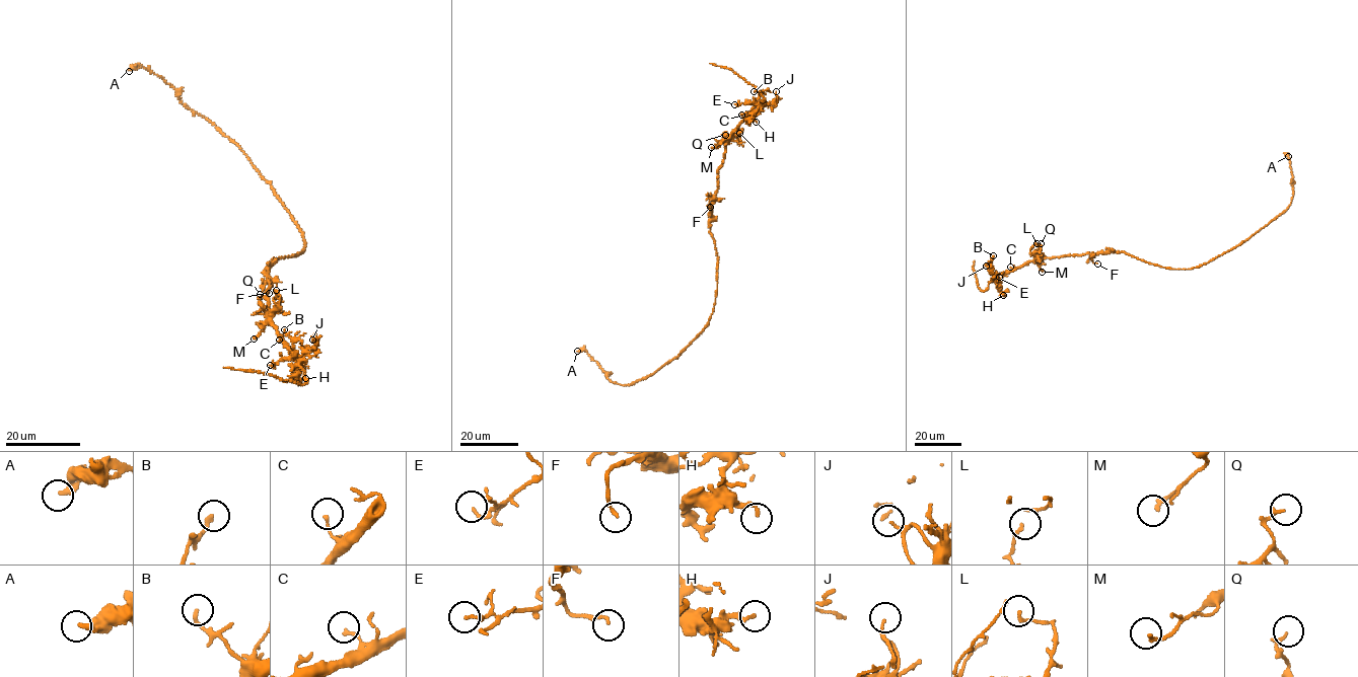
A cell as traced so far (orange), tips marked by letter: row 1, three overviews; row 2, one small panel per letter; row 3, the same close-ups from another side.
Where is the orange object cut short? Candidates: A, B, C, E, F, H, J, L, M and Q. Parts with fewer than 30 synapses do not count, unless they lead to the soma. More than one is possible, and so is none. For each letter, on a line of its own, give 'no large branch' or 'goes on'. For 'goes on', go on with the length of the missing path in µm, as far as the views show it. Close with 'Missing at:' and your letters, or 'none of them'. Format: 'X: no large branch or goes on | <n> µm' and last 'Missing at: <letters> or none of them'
A: no large branch
B: no large branch
C: no large branch
E: no large branch
F: no large branch
H: no large branch
J: no large branch
L: no large branch
M: no large branch
Q: no large branch
Missing at: none of them

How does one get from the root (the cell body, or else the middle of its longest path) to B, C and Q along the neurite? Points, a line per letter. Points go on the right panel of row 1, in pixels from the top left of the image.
B: (1146, 261), (1124, 252), (1108, 251), (1040, 258), (1009, 272), (992, 274), (990, 264), (993, 255)
C: (1146, 261), (1124, 252), (1108, 251), (1040, 258), (1016, 269), (1010, 267)
Q: (1146, 261), (1124, 252), (1112, 251), (1041, 258), (1038, 249), (1041, 243)

